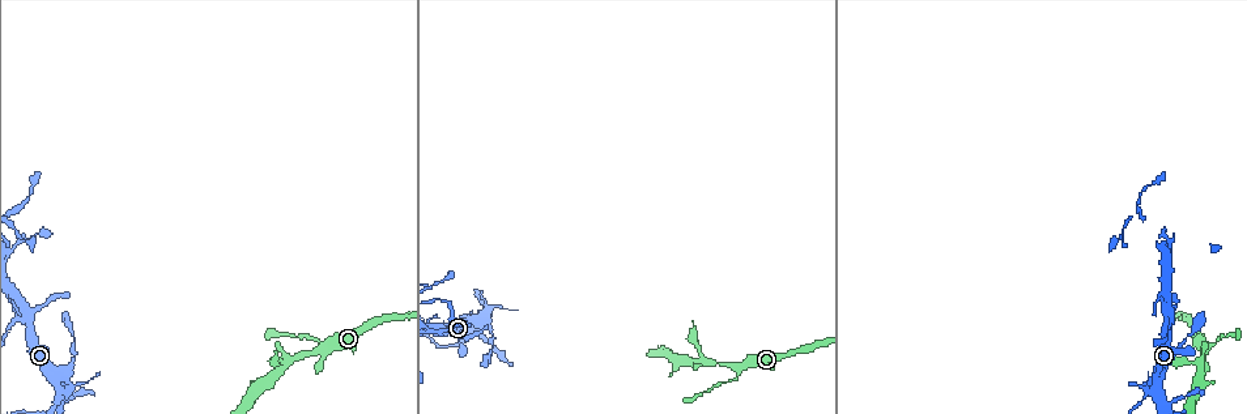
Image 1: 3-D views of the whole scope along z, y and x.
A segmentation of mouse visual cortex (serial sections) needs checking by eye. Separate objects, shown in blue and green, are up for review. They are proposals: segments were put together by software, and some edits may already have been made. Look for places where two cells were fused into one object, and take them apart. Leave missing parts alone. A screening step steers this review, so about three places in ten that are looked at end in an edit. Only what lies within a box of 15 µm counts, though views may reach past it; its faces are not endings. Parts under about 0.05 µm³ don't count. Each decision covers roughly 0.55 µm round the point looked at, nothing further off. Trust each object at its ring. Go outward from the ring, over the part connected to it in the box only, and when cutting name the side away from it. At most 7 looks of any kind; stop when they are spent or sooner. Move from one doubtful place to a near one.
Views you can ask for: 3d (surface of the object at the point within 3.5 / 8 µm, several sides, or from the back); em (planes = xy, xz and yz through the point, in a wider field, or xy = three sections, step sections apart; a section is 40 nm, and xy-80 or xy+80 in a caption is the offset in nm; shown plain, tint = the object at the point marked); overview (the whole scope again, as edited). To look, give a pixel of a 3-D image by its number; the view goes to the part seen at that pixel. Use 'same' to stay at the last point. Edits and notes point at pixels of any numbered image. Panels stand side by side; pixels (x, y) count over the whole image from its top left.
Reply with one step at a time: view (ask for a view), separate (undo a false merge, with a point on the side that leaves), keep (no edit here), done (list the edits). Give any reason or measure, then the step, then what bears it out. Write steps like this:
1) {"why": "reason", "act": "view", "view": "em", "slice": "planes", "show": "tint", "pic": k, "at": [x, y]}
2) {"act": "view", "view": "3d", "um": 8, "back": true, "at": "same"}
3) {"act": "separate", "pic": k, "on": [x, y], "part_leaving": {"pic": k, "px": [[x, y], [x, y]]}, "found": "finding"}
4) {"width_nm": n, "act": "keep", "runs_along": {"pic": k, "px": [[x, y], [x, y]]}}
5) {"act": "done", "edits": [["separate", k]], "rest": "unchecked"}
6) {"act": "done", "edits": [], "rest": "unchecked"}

{"why": "looks like a crossing", "act": "view", "view": "3d", "um": 3.5, "pic": 1, "at": [59, 384]}

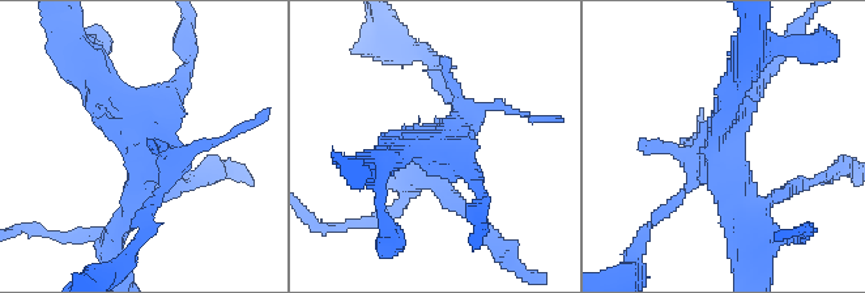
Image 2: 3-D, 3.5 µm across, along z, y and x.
{"why": "now the EM", "act": "view", "view": "em", "slice": "planes", "show": "tint", "pic": 2, "at": [444, 141]}

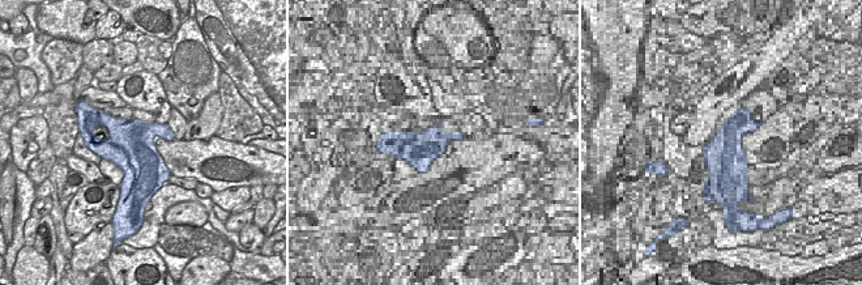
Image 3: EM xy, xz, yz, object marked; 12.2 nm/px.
{"act": "keep", "runs_along": {"pic": 2, "px": [[94, 85], [150, 134], [126, 219]]}, "found": "one cell here"}

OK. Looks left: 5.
{"why": "four or more arms meet", "act": "view", "view": "3d", "um": 3.5, "pic": 1, "at": [27, 315]}

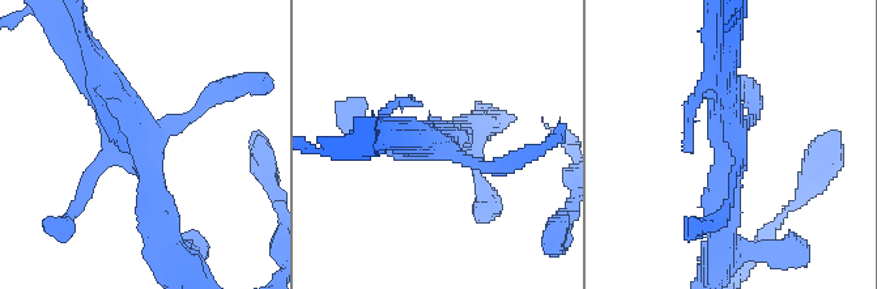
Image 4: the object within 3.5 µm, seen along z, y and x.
{"arms": 4, "arm_widths_nm": [100, 150, 300, 400], "act": "view", "view": "em", "slice": "xy", "step": 5, "show": "plain", "pic": 4, "at": [137, 148]}

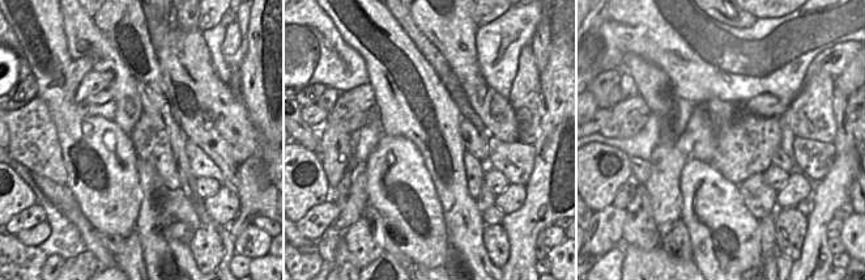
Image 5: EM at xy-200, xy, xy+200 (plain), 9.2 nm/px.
{"why": "with the object marked", "act": "view", "view": "em", "slice": "xy", "step": 5, "show": "tint", "at": "same"}

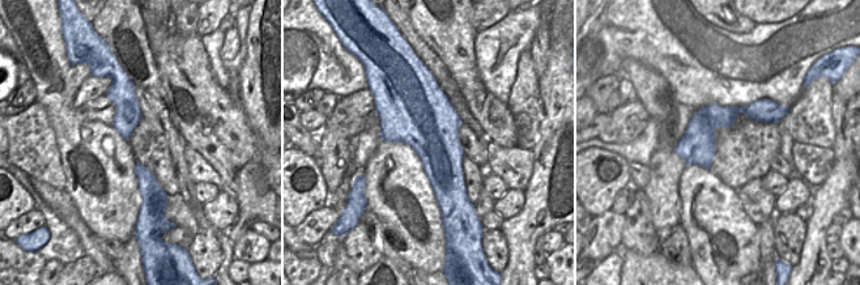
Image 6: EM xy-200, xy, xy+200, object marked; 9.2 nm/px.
{"width_nm": 600, "act": "keep", "runs_along": {"pic": 6, "px": [[769, 119], [757, 110], [715, 117], [678, 150]]}, "found": "all the same cell"}

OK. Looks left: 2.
{"why": "thin neck", "act": "view", "view": "3d", "um": 8, "pic": 1, "at": [74, 340]}

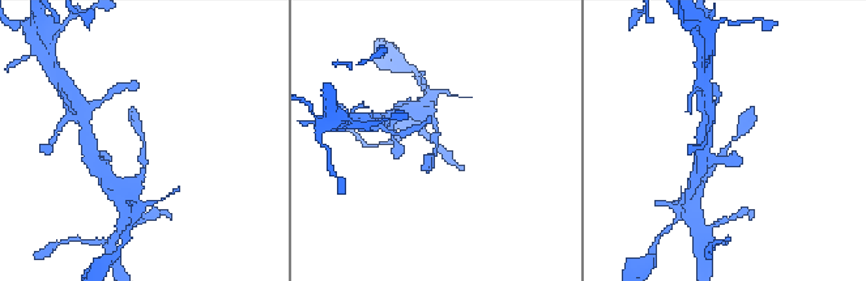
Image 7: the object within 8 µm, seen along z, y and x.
{"why": "zoom in", "act": "view", "view": "3d", "um": 3.5, "pic": 7, "at": [729, 143]}

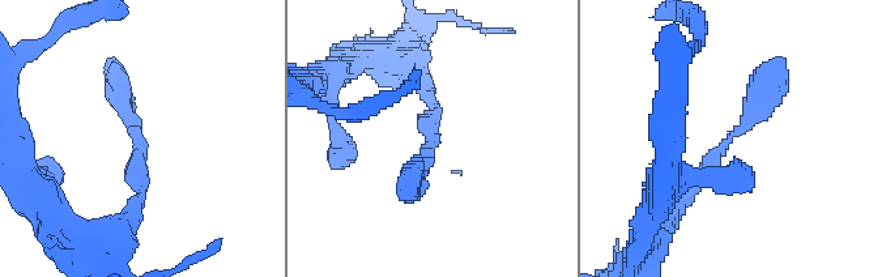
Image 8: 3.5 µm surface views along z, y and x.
{"act": "keep", "runs_along": {"pic": 8, "px": [[673, 213], [778, 72]]}, "found": "one cell here"}

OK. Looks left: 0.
{"act": "done", "edits": [], "rest": "unchecked"}

